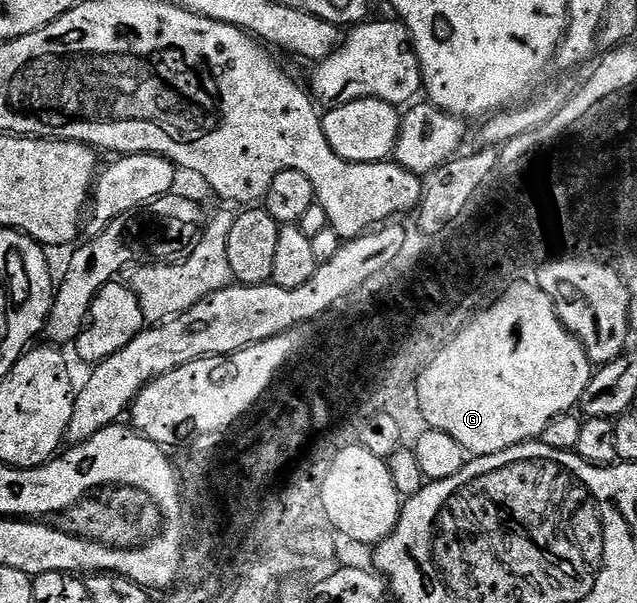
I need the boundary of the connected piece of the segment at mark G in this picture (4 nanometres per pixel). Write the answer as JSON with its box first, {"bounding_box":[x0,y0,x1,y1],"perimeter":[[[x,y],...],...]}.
{"bounding_box":[417,281,593,456],"perimeter":[[[531,281],[513,284],[491,308],[486,308],[449,341],[417,381],[420,411],[428,428],[449,433],[472,456],[501,453],[506,447],[538,440],[553,417],[580,406],[593,374],[585,349],[563,328],[553,301]]]}

